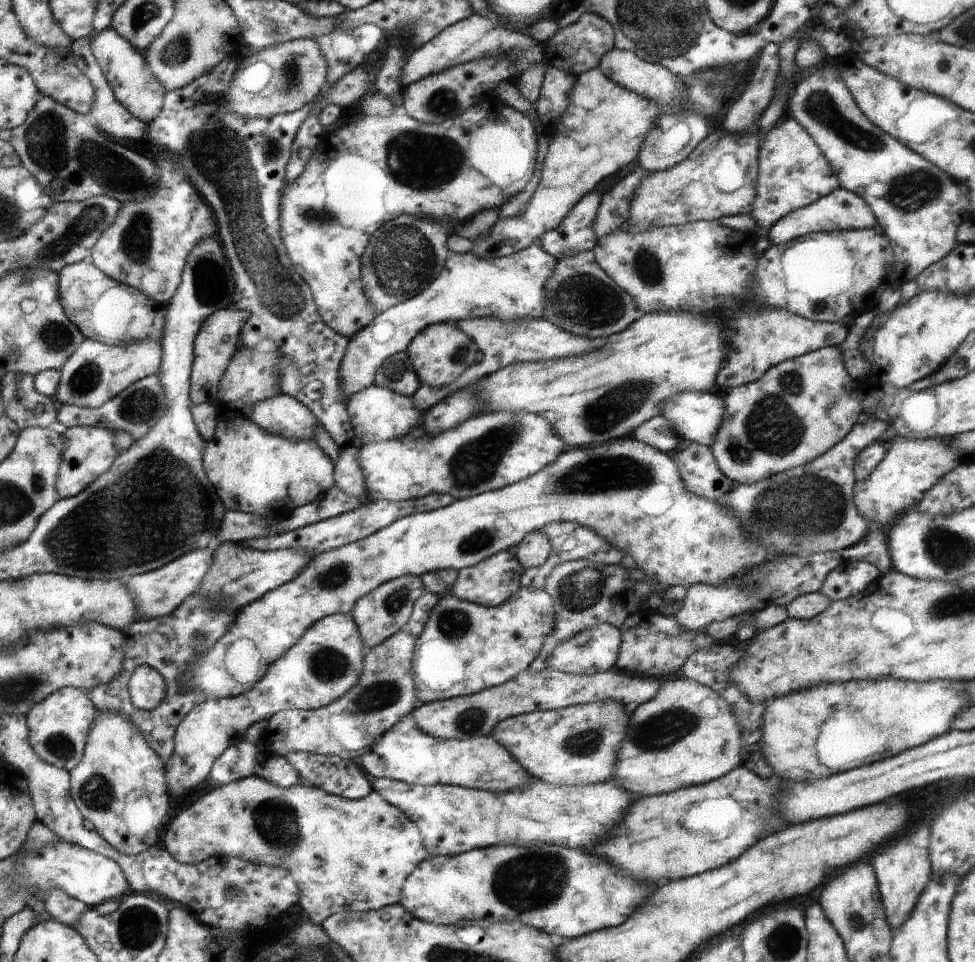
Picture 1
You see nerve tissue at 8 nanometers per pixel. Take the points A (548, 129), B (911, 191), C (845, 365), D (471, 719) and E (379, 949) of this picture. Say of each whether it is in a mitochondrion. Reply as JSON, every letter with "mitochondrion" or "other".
{"A":"other","B":"mitochondrion","C":"other","D":"mitochondrion","E":"other"}

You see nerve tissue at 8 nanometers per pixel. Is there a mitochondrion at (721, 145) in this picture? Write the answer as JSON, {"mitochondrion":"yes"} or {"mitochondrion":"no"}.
{"mitochondrion":"no"}

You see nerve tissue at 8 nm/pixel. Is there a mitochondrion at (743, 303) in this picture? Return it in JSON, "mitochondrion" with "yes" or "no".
{"mitochondrion":"no"}

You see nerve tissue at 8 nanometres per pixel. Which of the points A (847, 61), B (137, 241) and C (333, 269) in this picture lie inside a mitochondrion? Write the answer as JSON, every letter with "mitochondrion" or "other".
{"A":"other","B":"mitochondrion","C":"other"}

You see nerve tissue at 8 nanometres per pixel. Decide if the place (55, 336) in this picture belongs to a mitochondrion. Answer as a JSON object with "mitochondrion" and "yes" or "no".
{"mitochondrion":"yes"}

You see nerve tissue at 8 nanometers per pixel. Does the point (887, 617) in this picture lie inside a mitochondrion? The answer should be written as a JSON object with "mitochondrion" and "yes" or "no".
{"mitochondrion":"no"}

